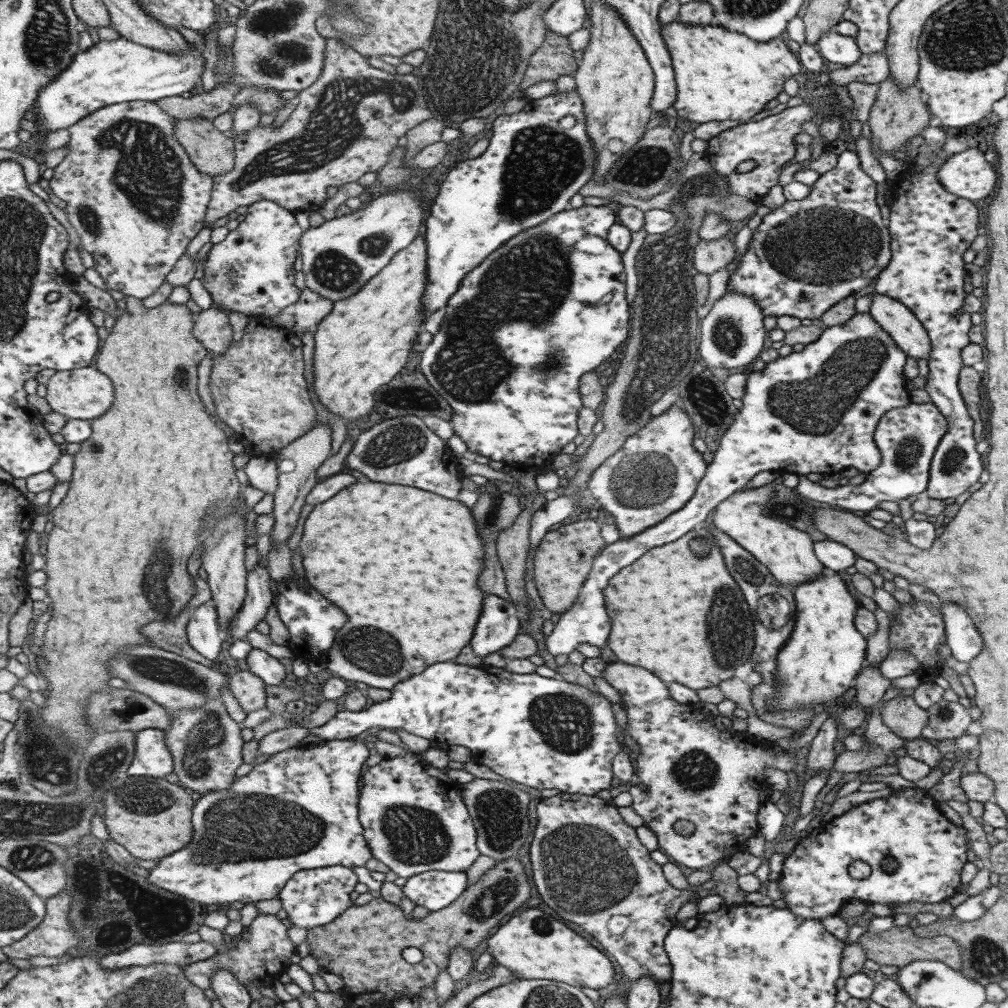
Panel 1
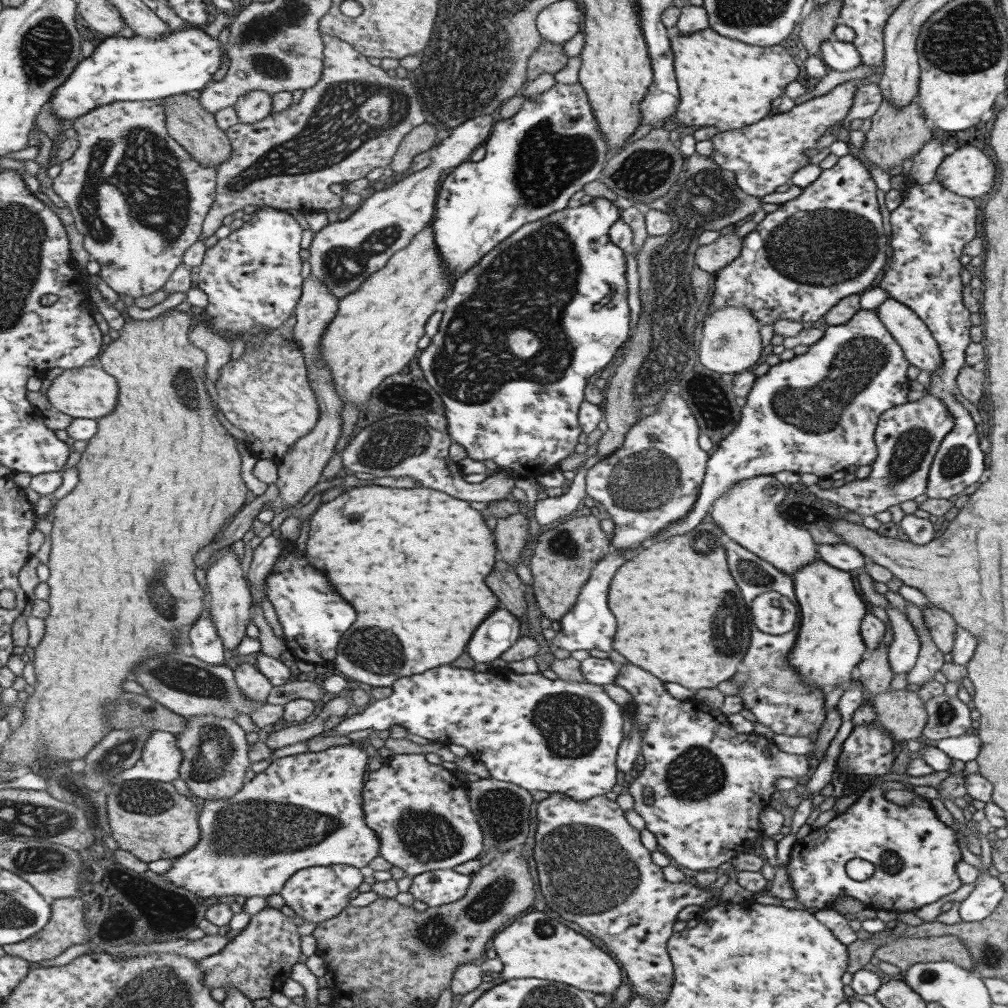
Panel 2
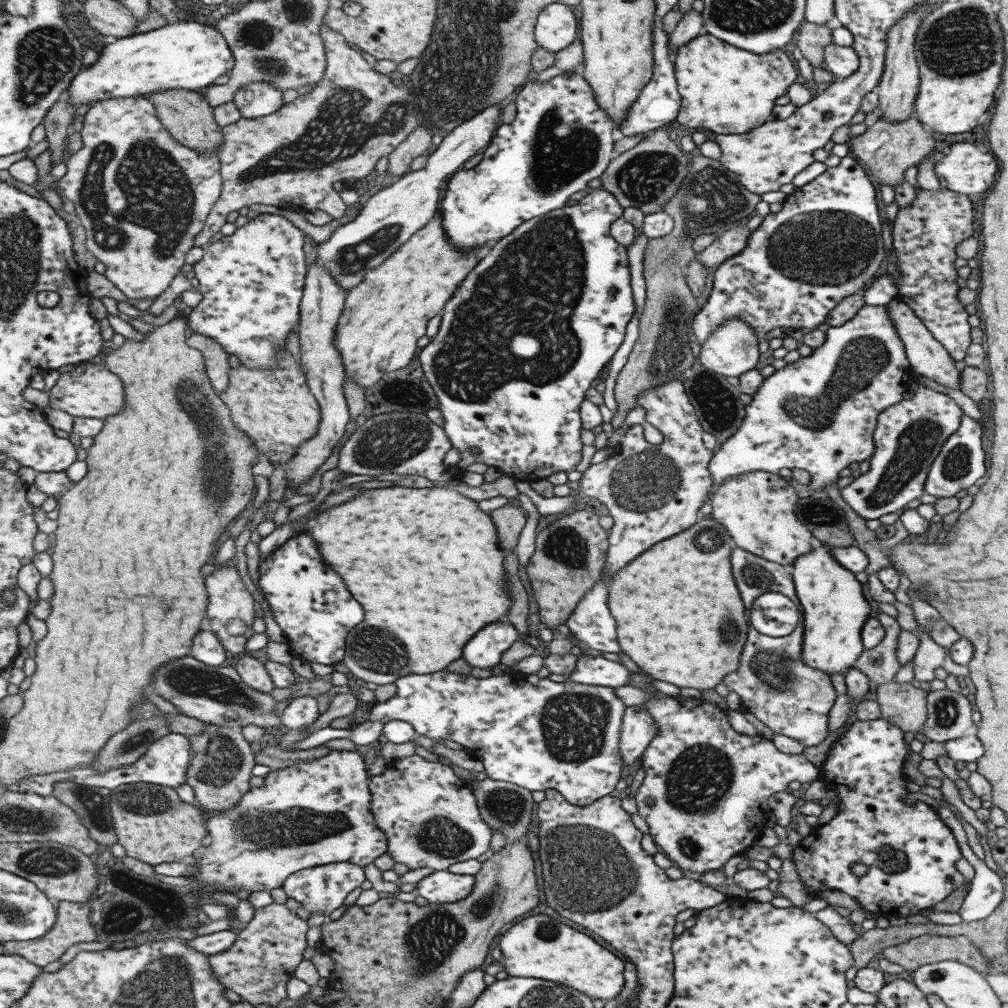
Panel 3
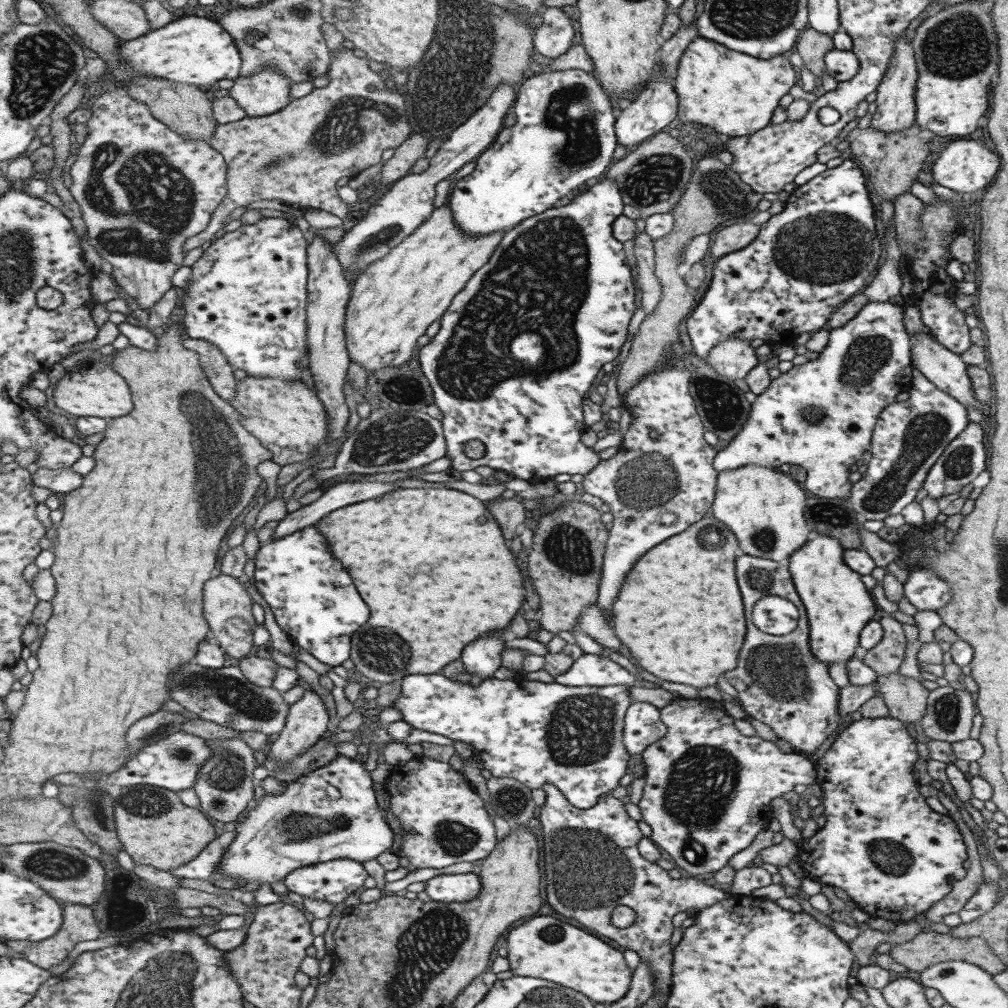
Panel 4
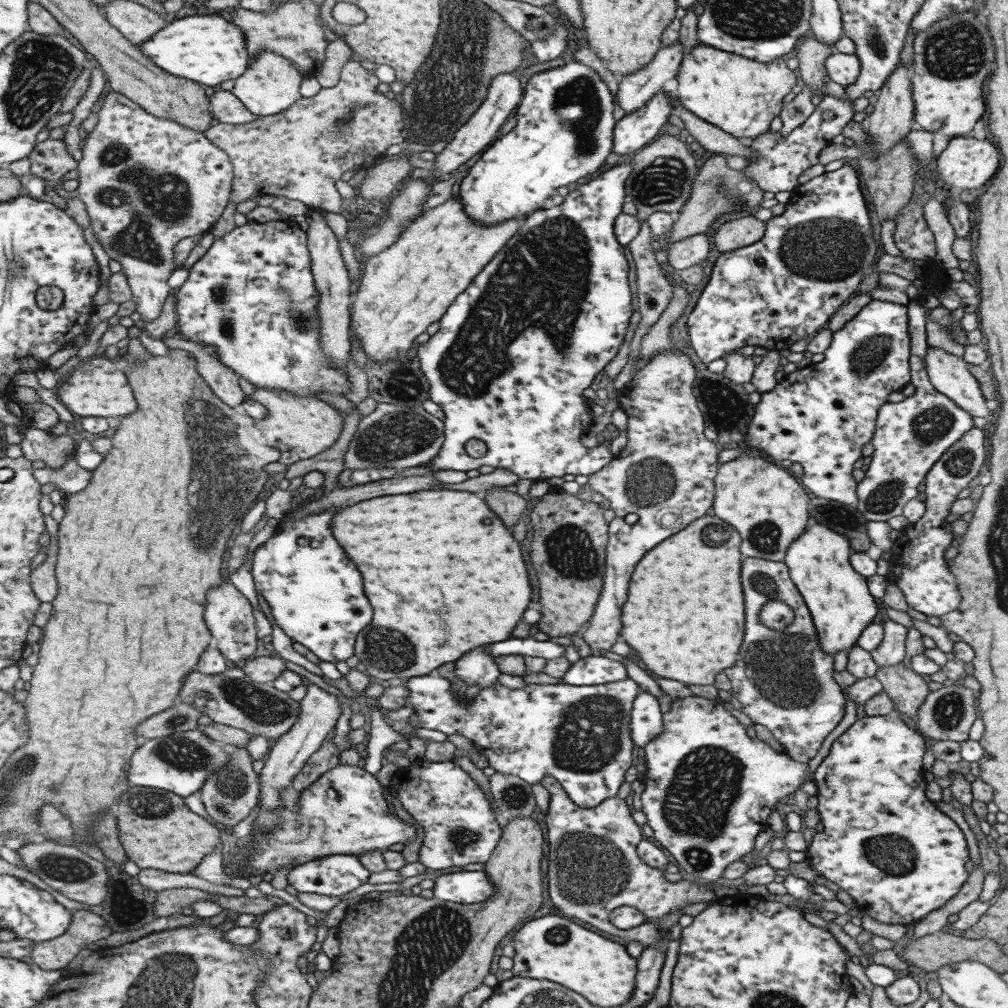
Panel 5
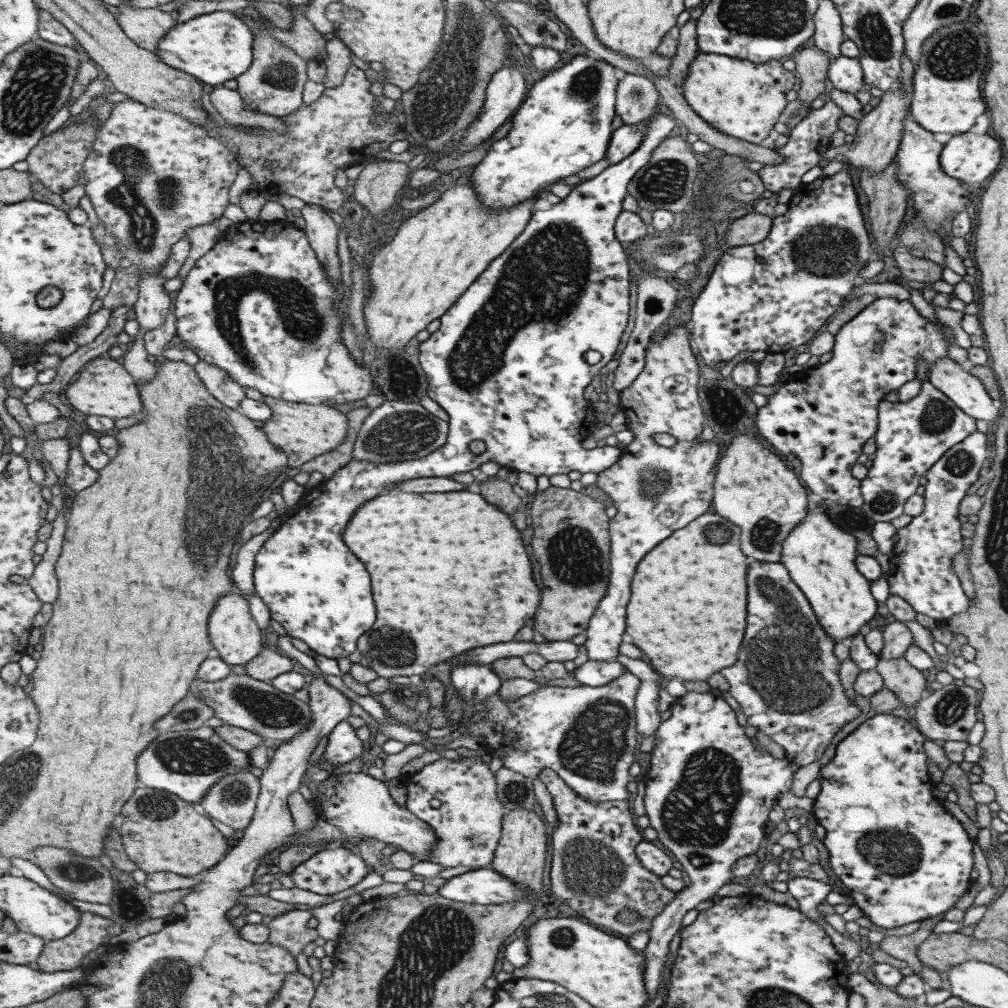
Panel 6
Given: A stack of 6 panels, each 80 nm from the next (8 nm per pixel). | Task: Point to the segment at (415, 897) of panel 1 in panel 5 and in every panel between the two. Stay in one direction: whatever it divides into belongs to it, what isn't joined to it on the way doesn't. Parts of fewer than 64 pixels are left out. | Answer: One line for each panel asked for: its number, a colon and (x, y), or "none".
2: (434, 888)
3: (443, 886)
4: (449, 888)
5: (469, 886)

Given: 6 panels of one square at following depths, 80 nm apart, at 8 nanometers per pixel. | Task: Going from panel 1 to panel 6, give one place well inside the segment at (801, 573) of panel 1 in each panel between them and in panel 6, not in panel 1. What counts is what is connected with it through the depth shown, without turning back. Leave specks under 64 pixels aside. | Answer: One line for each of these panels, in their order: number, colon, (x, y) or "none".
2: (747, 513)
3: (756, 508)
4: (762, 507)
5: (767, 506)
6: (754, 489)

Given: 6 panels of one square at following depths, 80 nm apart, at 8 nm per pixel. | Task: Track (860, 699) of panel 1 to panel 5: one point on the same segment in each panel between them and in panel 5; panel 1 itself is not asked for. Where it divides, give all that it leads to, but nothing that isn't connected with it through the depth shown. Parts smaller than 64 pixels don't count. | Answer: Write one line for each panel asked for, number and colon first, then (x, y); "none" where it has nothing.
2: (873, 672)
3: (879, 665)
4: (884, 658)
5: (891, 650)

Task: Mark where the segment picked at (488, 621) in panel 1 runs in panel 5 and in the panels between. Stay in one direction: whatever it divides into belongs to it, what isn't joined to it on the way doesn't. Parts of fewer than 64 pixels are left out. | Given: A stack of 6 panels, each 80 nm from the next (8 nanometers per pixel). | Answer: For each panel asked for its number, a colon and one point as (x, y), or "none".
2: (497, 633)
3: (484, 650)
4: (481, 657)
5: (476, 667)

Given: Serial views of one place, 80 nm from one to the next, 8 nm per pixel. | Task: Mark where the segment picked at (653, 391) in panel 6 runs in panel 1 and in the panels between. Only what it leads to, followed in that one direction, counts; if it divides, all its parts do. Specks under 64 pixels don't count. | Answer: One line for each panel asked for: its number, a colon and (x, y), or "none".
1: (655, 472)
2: (652, 479)
3: (651, 491)
4: (654, 488)
5: (665, 473)

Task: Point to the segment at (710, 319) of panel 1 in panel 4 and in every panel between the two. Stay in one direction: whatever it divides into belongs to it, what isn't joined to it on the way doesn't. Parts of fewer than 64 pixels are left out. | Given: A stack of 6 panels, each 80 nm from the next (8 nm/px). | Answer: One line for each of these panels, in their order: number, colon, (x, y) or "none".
2: (730, 342)
3: (731, 349)
4: (733, 357)

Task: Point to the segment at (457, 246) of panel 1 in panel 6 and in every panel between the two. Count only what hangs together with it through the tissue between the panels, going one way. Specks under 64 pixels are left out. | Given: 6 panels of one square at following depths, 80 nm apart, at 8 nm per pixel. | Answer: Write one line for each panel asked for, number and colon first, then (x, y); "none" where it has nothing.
2: (535, 160)
3: (559, 140)
4: (563, 135)
5: (563, 131)
6: (563, 125)

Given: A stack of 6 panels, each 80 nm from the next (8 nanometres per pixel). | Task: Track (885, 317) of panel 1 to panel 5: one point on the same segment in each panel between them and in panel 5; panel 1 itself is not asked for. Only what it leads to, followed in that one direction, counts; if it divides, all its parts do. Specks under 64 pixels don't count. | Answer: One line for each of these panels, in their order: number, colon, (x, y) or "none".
2: (907, 329)
3: (927, 358)
4: (943, 368)
5: (948, 374)

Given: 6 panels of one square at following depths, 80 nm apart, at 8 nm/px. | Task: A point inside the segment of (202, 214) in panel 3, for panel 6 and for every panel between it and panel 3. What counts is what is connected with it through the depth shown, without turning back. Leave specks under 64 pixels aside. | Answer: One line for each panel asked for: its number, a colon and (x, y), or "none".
4: (143, 189)
5: (147, 182)
6: (154, 175)

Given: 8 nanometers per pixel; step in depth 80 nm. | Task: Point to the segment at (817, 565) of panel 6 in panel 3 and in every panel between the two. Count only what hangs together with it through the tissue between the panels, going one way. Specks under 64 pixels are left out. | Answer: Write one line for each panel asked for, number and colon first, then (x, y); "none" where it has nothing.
3: (834, 610)
4: (838, 606)
5: (837, 597)

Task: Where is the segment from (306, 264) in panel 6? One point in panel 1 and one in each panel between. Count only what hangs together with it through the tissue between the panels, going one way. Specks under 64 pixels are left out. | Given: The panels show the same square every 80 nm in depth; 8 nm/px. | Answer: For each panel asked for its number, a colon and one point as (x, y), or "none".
1: (250, 271)
2: (251, 277)
3: (251, 281)
4: (246, 294)
5: (251, 297)

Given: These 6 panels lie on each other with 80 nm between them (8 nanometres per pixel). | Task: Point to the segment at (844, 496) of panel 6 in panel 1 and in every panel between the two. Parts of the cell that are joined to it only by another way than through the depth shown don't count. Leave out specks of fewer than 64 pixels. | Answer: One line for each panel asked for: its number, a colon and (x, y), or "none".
1: (815, 410)
2: (816, 413)
3: (818, 414)
4: (819, 415)
5: (819, 416)

